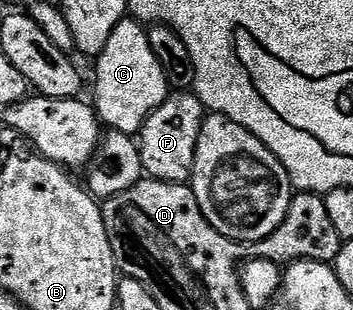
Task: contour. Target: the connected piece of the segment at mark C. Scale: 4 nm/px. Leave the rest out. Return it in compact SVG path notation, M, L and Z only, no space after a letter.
M125 19L110 31L110 39L100 56L95 58L96 65L96 101L94 108L96 116L109 130L129 135L139 134L140 128L146 123L148 116L170 96L166 77L154 51L150 51L148 29L135 19Z

